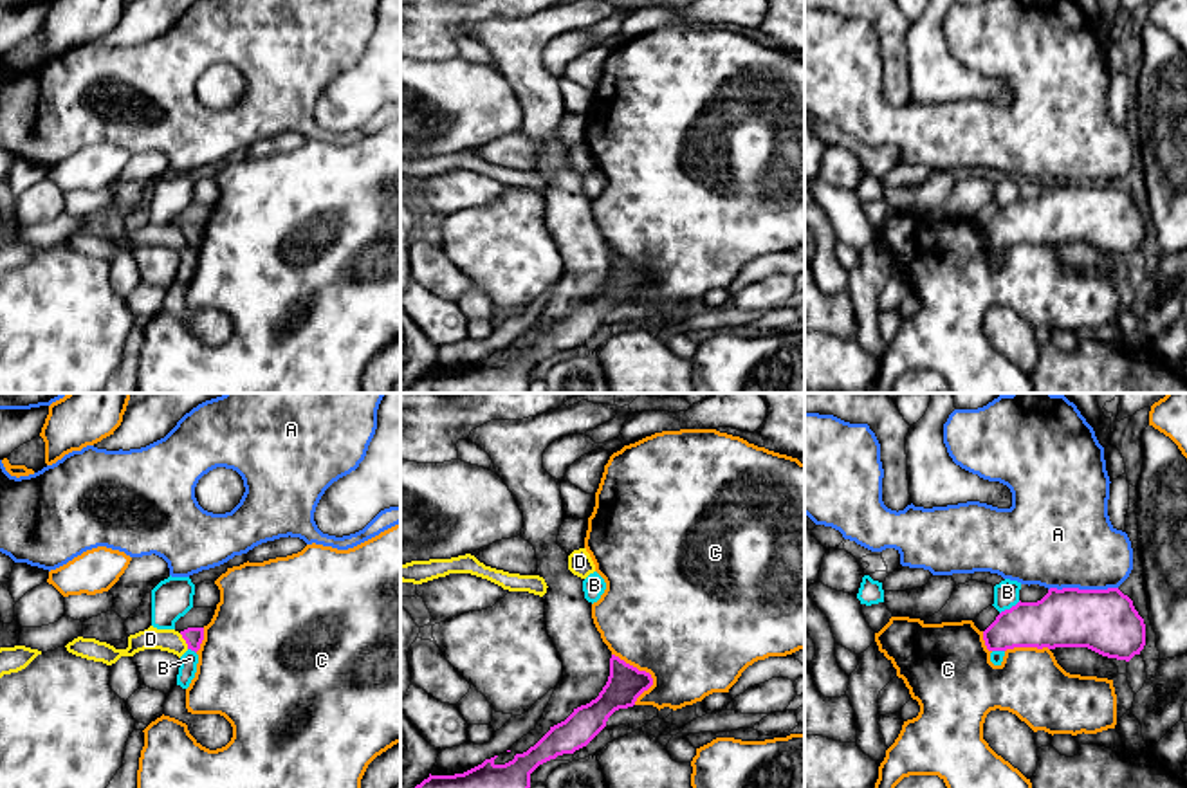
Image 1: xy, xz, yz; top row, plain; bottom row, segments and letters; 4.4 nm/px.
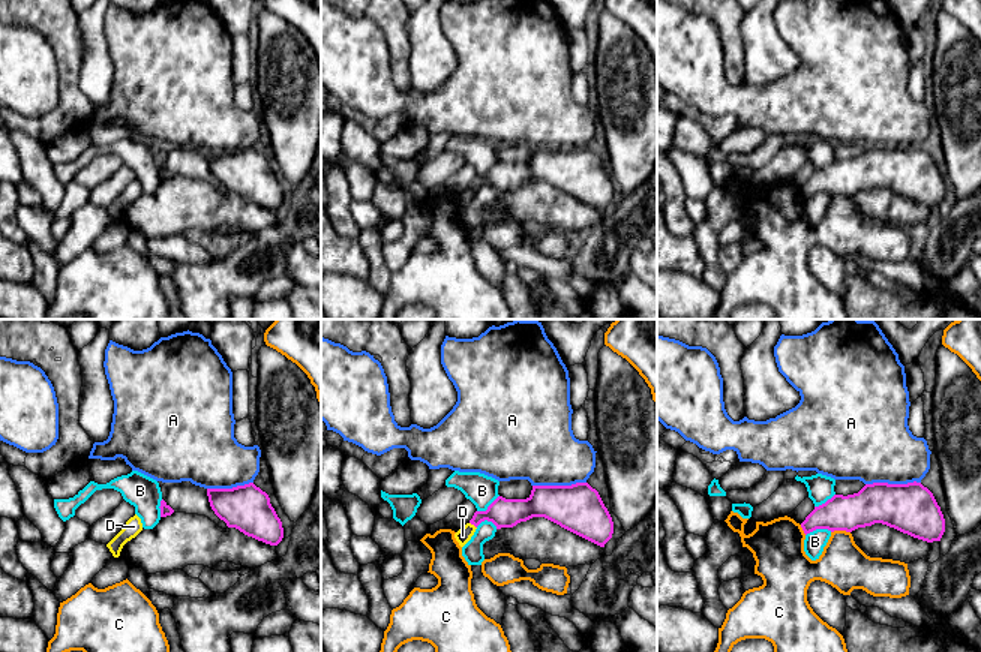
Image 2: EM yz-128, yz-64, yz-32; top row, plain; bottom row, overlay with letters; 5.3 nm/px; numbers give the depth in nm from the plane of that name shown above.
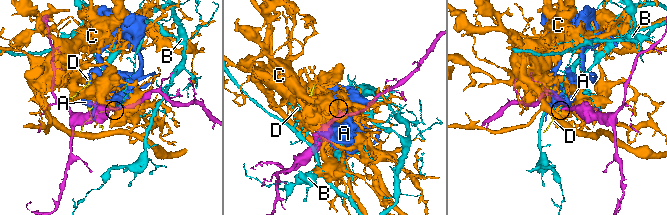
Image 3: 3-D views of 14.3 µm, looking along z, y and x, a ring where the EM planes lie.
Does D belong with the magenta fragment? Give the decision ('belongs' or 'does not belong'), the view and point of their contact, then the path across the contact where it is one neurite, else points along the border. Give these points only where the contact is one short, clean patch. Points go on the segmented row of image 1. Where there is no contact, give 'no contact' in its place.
does not belong | xy (184, 639) | along xy (179, 633), (188, 648)

